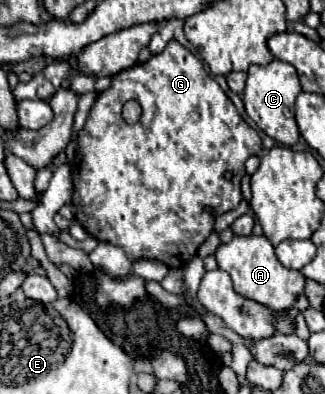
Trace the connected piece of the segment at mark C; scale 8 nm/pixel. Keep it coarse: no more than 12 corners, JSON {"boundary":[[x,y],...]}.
{"boundary":[[274,59],[252,65],[244,87],[248,117],[274,141],[300,139],[296,69]]}

